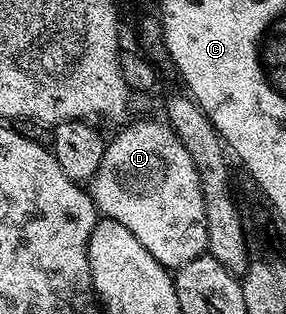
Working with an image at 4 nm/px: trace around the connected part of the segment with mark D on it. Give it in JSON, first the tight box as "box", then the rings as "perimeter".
{"box":[90,119,208,269],"perimeter":[[[140,119],[137,123],[129,122],[127,125],[121,126],[120,131],[113,139],[107,140],[104,156],[102,157],[102,165],[98,165],[98,173],[94,173],[94,177],[90,180],[90,194],[93,203],[96,204],[96,210],[103,218],[113,219],[122,225],[126,225],[126,229],[130,229],[130,233],[134,233],[134,237],[138,237],[138,241],[142,241],[142,245],[146,245],[148,252],[159,261],[162,266],[169,269],[175,269],[186,265],[186,261],[194,261],[194,257],[205,254],[208,249],[208,234],[206,233],[206,209],[204,208],[204,198],[202,197],[202,189],[200,188],[200,174],[194,165],[194,161],[190,157],[190,153],[186,151],[186,145],[182,145],[182,141],[176,136],[173,127],[168,126],[167,122],[156,119]]]}

